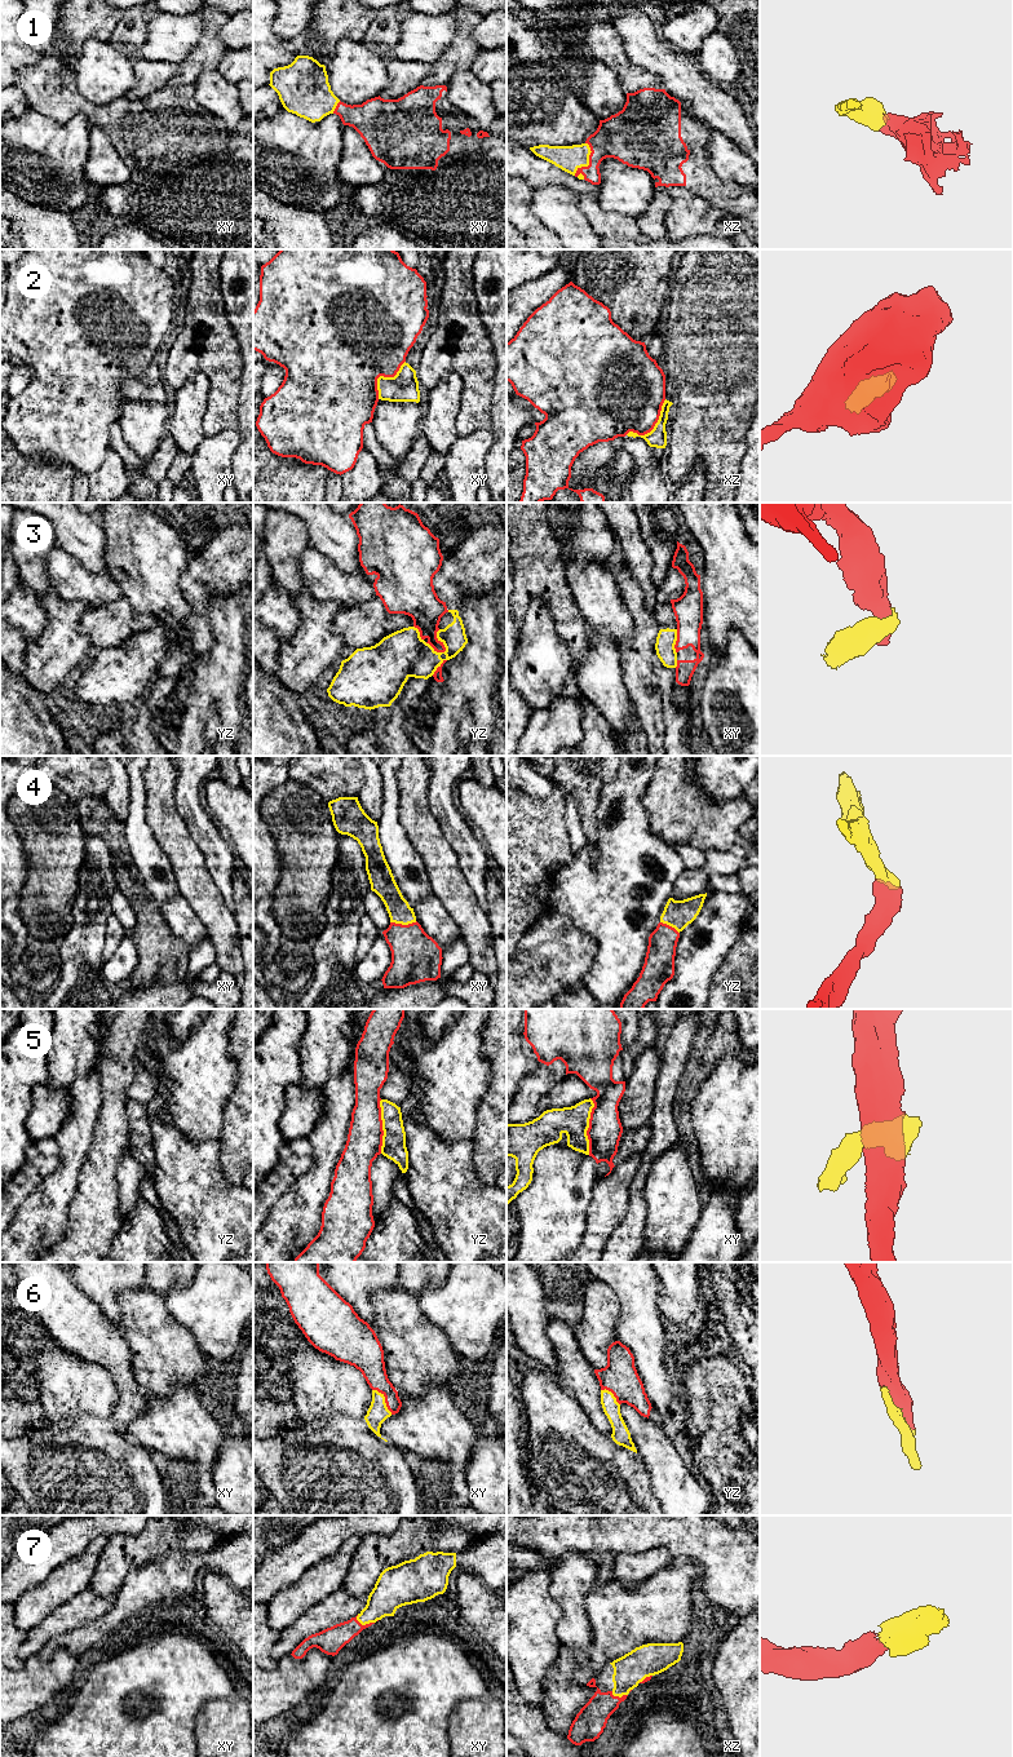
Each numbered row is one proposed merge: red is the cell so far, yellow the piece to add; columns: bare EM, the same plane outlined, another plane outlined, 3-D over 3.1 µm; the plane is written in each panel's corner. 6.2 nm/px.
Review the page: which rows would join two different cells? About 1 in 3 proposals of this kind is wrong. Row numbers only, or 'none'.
2, 3, 5

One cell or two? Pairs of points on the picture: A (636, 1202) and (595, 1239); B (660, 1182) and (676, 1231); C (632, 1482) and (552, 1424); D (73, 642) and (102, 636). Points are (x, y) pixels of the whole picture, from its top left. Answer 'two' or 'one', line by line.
A: two
B: one
C: one
D: two

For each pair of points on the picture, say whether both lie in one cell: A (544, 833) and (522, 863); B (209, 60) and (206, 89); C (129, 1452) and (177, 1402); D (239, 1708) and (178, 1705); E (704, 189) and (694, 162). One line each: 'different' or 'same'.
A: same
B: different
C: different
D: different
E: different

